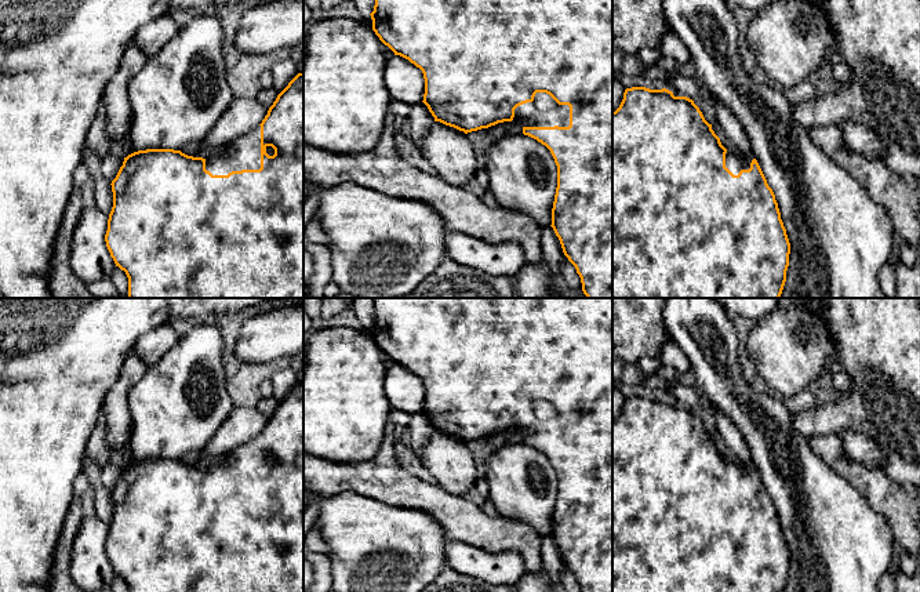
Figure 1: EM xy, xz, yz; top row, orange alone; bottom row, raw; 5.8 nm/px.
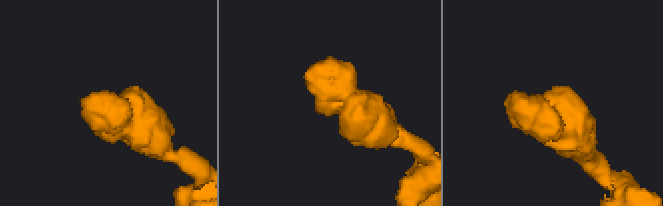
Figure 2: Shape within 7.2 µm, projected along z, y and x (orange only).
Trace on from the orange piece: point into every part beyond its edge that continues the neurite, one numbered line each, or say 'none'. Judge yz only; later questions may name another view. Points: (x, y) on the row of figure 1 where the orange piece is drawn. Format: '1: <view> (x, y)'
1: yz (734, 162)

